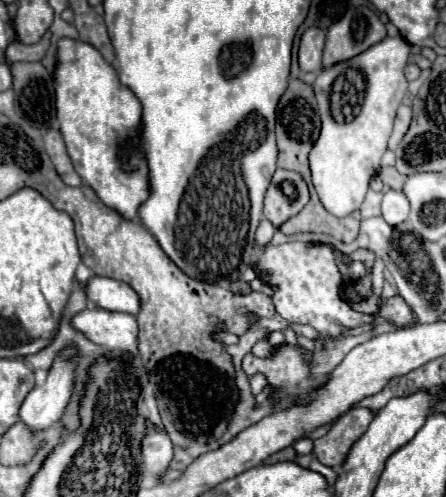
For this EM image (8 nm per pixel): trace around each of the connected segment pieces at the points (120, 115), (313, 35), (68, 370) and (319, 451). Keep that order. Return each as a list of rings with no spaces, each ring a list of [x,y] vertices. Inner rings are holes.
[[[60,38],[56,44],[54,92],[60,132],[76,172],[106,206],[126,218],[134,218],[138,206],[148,198],[146,166],[140,160],[136,172],[124,172],[118,150],[126,140],[136,136],[142,112],[140,100],[128,86],[120,84],[114,66],[92,44],[72,38]]]
[[[312,26],[302,34],[300,40],[300,70],[302,72],[320,72],[322,70],[322,50],[324,50],[324,30]]]
[[[68,348],[60,354],[60,358],[56,358],[46,382],[42,386],[32,388],[20,408],[20,422],[34,436],[56,424],[70,400],[74,382],[74,362],[70,362],[68,356],[72,354],[74,348]]]
[[[352,408],[344,416],[336,420],[336,424],[328,430],[326,436],[314,440],[314,454],[316,458],[332,466],[334,470],[340,470],[346,462],[346,456],[354,442],[368,430],[370,422],[374,418],[374,412],[370,408]]]

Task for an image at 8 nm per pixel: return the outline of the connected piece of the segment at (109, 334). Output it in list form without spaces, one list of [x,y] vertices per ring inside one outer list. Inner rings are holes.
[[[102,308],[82,310],[72,318],[72,328],[82,332],[94,344],[106,350],[120,350],[136,354],[136,334],[138,324],[132,314],[108,312]]]

